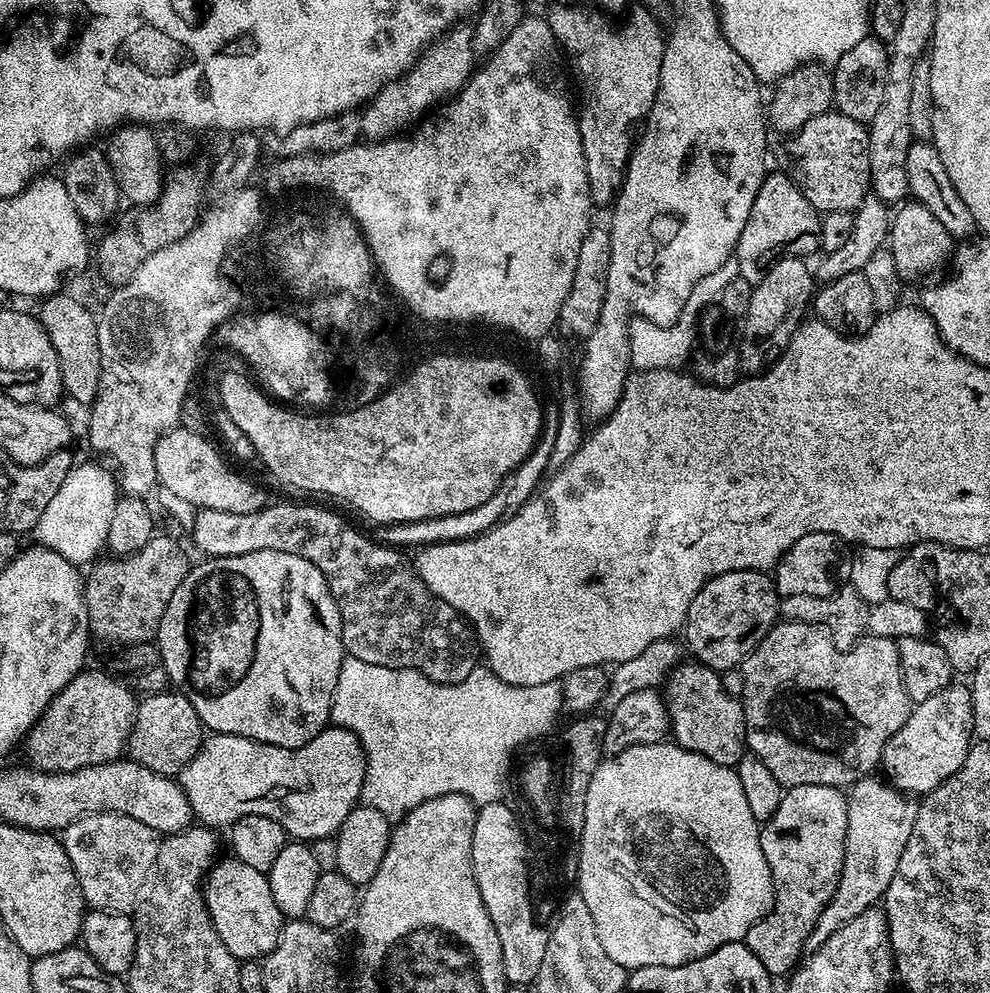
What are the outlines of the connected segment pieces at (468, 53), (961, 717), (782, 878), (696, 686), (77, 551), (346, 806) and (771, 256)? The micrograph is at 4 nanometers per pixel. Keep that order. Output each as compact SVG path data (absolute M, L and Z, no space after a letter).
M453 26L445 35L433 40L424 49L416 65L408 71L407 76L399 76L368 101L366 107L359 113L359 117L360 131L369 141L399 137L405 131L404 125L412 123L415 125L435 100L443 101L449 94L459 92L467 84L469 76L474 71L473 29L464 27Z
M967 683L947 684L915 705L909 711L902 730L890 738L882 757L883 775L890 781L891 787L905 794L930 793L956 773L973 743L972 689Z
M821 784L787 789L778 810L774 810L769 820L763 821L760 829L762 854L766 854L766 862L770 866L776 897L772 903L772 909L748 932L746 943L754 954L754 958L762 962L769 977L787 977L801 963L806 952L808 935L814 930L830 898L834 898L834 890L840 881L847 829L848 802L845 793L834 786Z
M681 662L666 677L662 688L668 706L670 736L681 748L702 754L719 764L735 766L746 754L744 707L723 688L721 673L699 662Z
M94 462L77 463L68 472L62 486L54 492L49 505L35 523L33 541L41 547L62 554L76 567L85 567L101 555L100 550L105 549L119 499L119 483L109 467L107 469Z
M329 726L323 732L313 738L309 744L301 748L283 748L282 746L274 746L273 744L263 744L257 740L251 740L245 736L225 736L223 734L212 734L205 739L200 746L200 751L197 752L193 760L188 763L184 769L178 773L178 783L184 789L186 798L192 807L192 815L201 825L207 826L213 830L220 830L220 827L231 826L234 821L243 816L250 814L262 814L266 818L274 818L279 820L285 833L289 837L295 838L300 842L313 842L312 840L324 840L335 837L340 831L342 822L346 822L346 818L352 812L353 808L357 807L360 800L360 791L364 785L364 771L366 770L366 762L364 761L364 748L360 744L357 736L349 730L349 728L338 728Z
M769 171L754 198L754 206L750 206L750 218L746 218L746 226L742 226L742 234L736 243L734 259L740 271L739 277L755 286L760 283L773 262L786 256L808 258L812 251L820 248L821 219L821 213L805 198L799 184L793 182L783 171Z

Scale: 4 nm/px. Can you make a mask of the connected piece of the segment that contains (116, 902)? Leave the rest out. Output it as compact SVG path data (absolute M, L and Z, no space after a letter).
M94 812L91 816L80 816L63 829L62 843L89 909L125 914L133 911L136 897L156 867L160 840L155 830L126 814Z

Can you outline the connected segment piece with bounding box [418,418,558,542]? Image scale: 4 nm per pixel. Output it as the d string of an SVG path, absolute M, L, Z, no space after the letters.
M552 418L543 425L539 440L535 448L528 453L528 457L517 466L507 478L482 502L482 506L474 506L474 510L457 512L451 518L437 518L435 520L421 520L418 525L420 536L424 542L451 542L454 540L467 540L487 529L495 528L501 520L513 516L528 499L541 487L540 475L548 472L548 459L550 450L554 450L554 438L558 430L558 419Z

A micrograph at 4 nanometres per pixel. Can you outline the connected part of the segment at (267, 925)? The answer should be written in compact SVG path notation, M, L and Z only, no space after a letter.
M217 859L212 869L209 870L202 885L204 905L208 907L208 913L214 922L214 930L218 930L218 934L222 938L222 942L226 942L230 954L234 954L236 959L241 962L260 960L268 956L274 950L274 946L278 946L280 929L284 927L286 917L278 910L278 906L274 902L274 894L270 894L270 882L265 873L254 870L254 866L246 866L246 862L241 860L227 859Z

